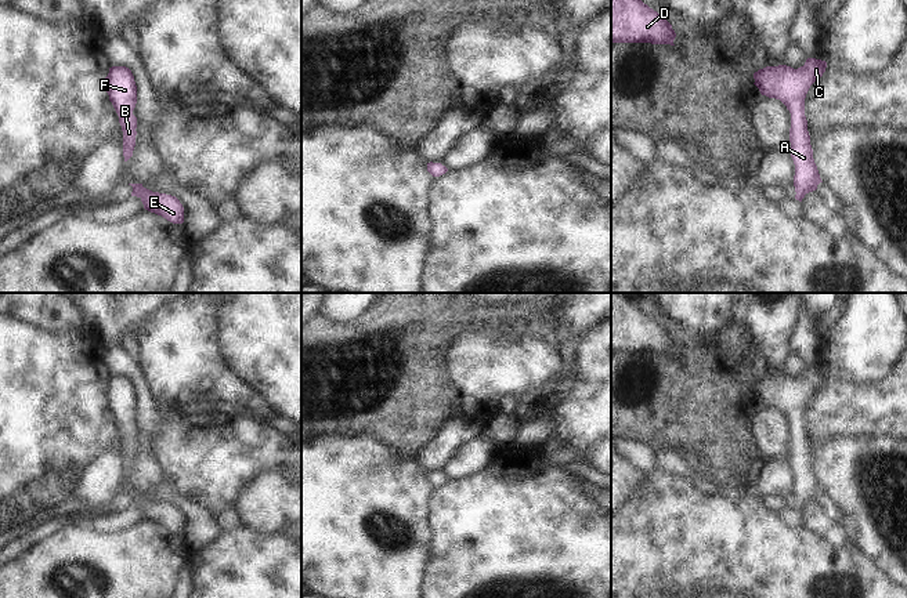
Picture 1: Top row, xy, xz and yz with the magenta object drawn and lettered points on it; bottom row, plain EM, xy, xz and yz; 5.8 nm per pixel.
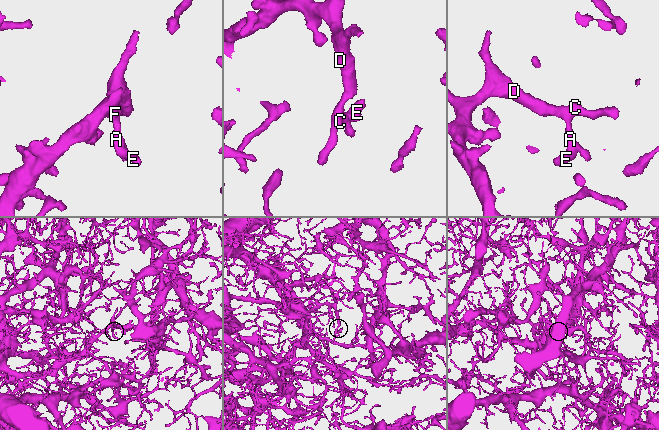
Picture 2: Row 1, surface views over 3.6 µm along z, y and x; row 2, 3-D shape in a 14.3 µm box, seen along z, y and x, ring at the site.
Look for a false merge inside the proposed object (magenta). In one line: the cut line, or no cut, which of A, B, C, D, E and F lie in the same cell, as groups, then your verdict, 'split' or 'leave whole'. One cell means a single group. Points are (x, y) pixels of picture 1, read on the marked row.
cut none; groups A B C D E F; leave whole

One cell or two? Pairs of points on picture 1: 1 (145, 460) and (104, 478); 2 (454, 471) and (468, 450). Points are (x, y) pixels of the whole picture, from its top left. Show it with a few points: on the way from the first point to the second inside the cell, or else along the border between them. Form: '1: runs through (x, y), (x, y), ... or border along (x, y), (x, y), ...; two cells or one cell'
1: border along (125, 471), (118, 490); two cells
2: runs through (459, 466), (468, 456); one cell

